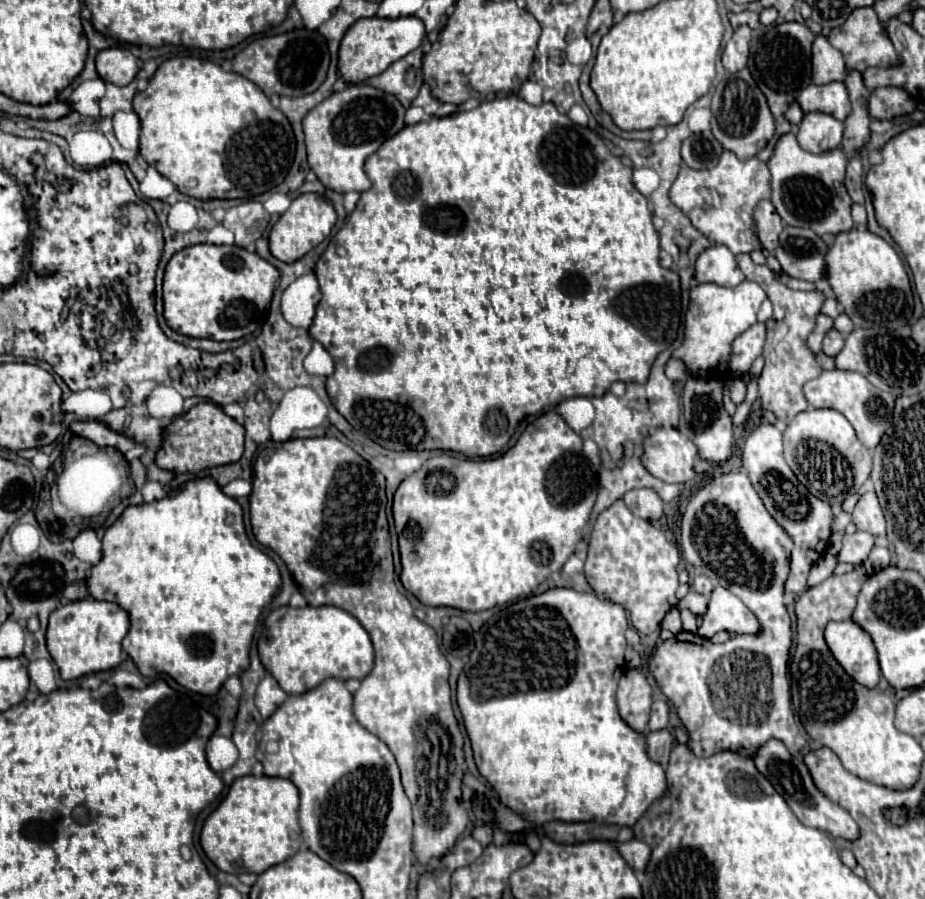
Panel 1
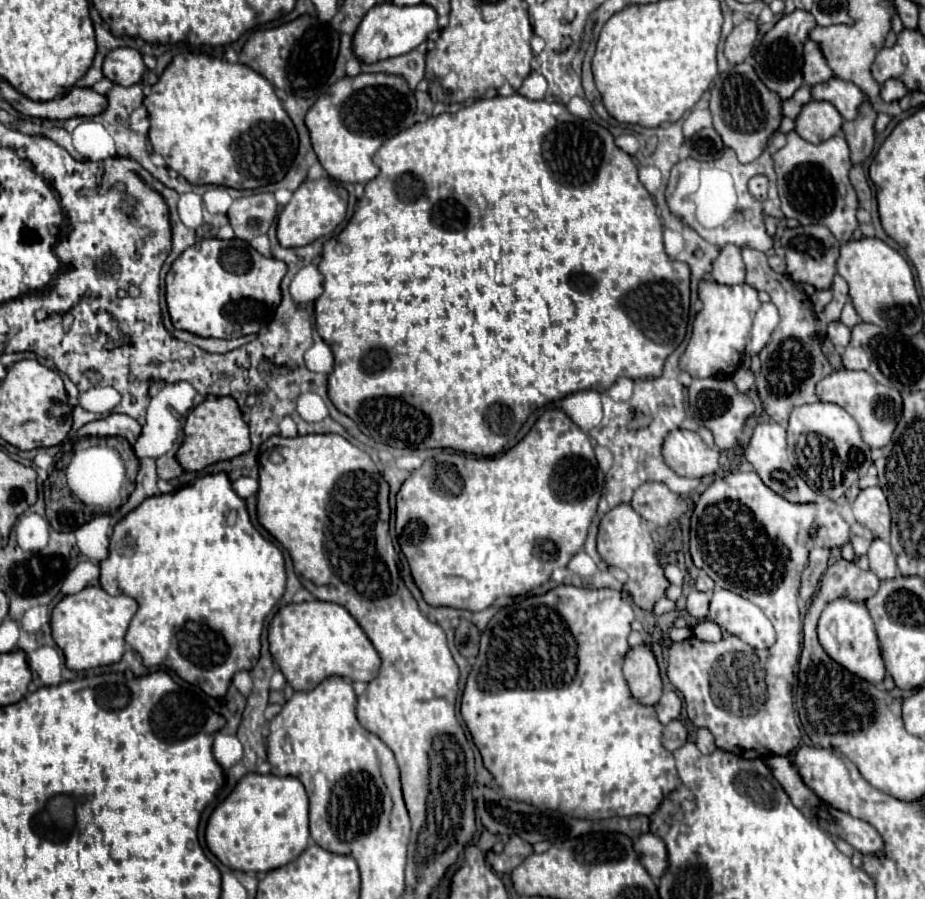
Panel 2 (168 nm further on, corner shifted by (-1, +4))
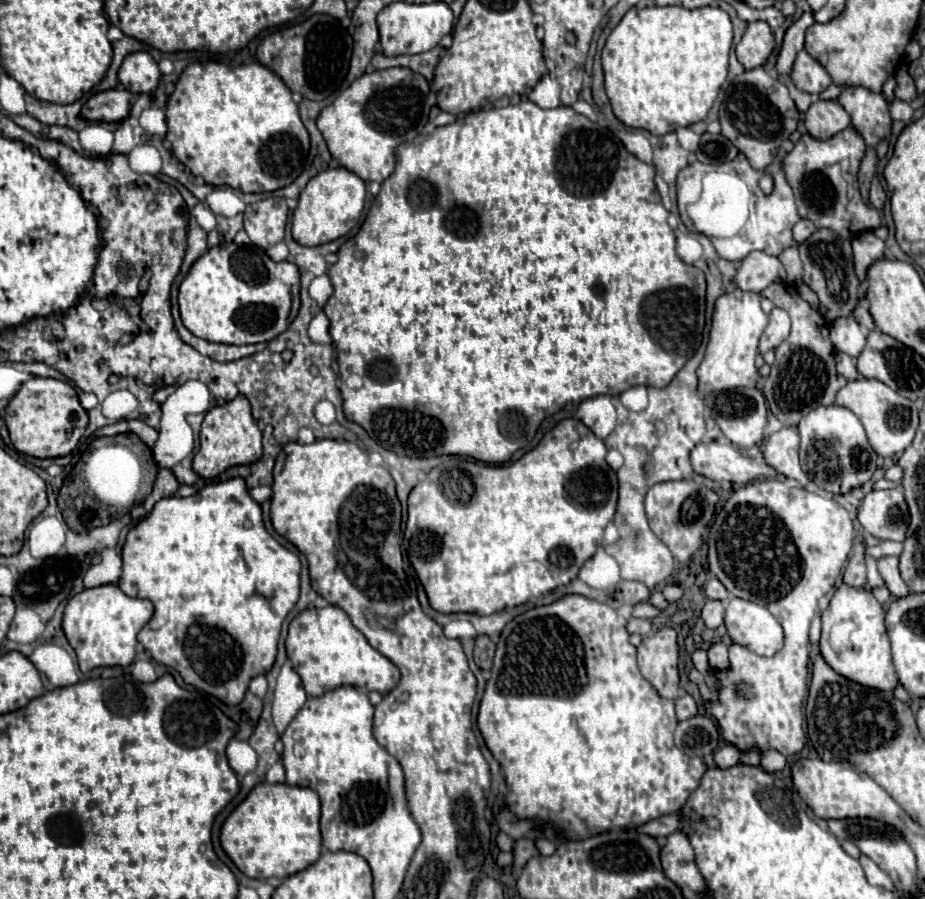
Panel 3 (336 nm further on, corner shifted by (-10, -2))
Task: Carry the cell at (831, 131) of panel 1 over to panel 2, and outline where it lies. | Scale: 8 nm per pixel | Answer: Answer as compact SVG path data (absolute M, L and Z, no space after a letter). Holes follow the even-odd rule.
M811 100L809 104L803 106L801 114L797 116L795 132L803 140L811 144L819 144L819 142L825 142L827 138L837 136L841 132L841 124L843 124L843 118L835 110L835 106L831 106L831 102Z

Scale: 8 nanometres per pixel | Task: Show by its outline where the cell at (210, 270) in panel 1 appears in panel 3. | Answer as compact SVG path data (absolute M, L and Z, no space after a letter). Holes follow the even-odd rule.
M248 244L210 248L180 284L180 316L198 338L222 344L270 342L282 334L300 308L300 272L292 262L274 262L266 250Z

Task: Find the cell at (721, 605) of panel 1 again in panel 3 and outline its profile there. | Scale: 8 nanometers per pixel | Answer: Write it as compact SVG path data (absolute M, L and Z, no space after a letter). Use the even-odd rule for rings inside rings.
M732 598L726 606L726 628L734 644L746 646L760 656L774 656L782 648L782 628L760 604Z

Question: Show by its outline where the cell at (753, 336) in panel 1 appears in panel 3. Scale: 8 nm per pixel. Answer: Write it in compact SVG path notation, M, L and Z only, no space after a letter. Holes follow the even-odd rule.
M772 308L768 316L768 326L760 338L760 354L782 344L788 338L788 332L790 332L790 316L782 308Z

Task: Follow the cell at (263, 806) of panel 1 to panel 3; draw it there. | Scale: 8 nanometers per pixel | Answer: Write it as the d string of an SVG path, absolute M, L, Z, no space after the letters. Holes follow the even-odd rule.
M258 784L248 798L226 818L220 842L240 872L250 878L292 876L320 856L320 800L312 788L290 784Z

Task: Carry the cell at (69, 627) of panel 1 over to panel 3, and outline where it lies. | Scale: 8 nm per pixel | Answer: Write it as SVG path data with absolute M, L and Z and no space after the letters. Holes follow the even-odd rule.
M116 584L86 588L70 598L64 610L62 628L70 646L76 650L80 670L88 672L98 666L128 666L136 654L136 636L152 618L152 612L154 606L150 600L130 598Z

